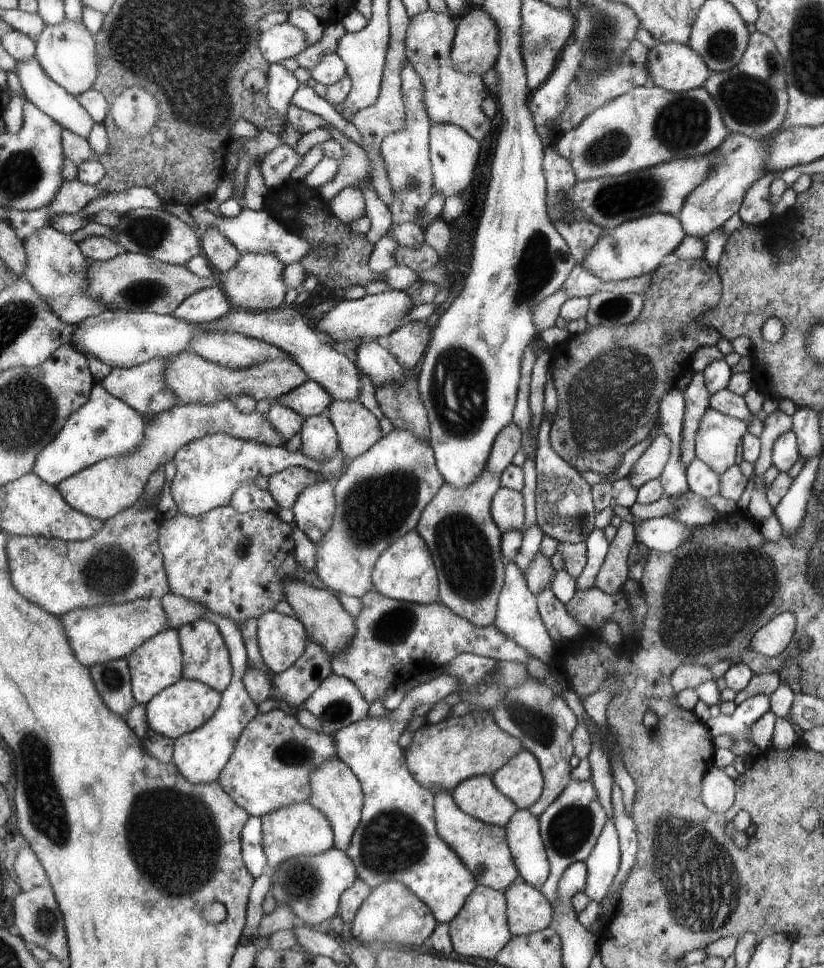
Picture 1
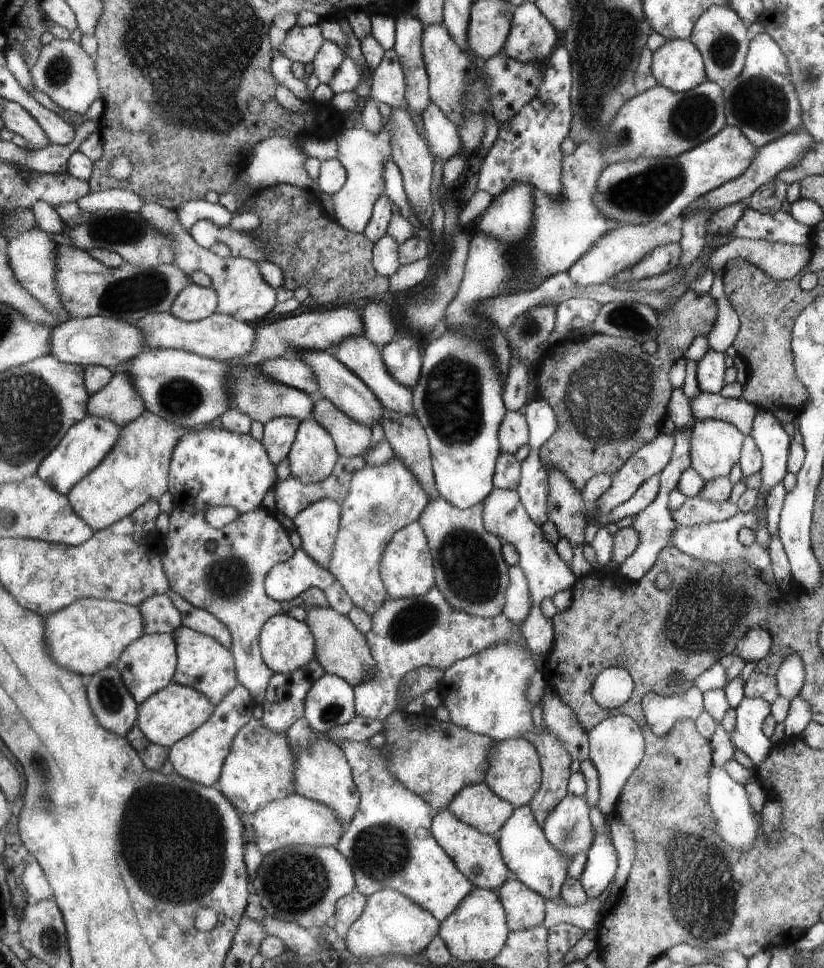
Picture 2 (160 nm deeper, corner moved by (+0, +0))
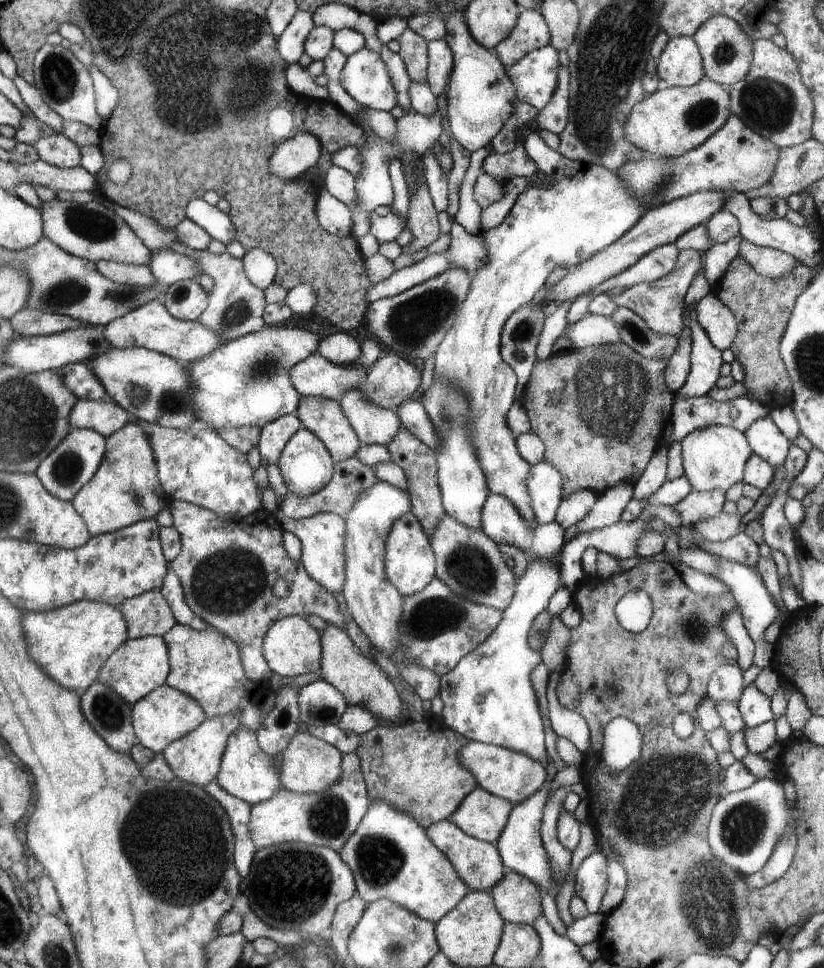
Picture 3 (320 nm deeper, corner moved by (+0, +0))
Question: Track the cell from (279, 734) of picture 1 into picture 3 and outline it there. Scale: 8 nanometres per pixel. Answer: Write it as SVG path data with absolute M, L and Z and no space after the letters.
M243 726L237 727L233 734L228 736L217 780L225 792L251 806L267 800L275 791L280 790L280 778L273 767L272 757L261 750L256 732Z

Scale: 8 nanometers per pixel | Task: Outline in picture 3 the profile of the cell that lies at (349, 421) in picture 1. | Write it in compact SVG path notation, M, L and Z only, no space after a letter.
M304 396L295 414L303 428L309 429L323 442L334 462L354 456L360 448L360 439L337 401Z

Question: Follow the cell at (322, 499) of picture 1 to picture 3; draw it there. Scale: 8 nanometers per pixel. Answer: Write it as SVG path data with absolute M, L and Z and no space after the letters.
M281 511L273 514L282 530L293 533L300 540L300 563L305 572L328 593L340 593L345 582L344 519L335 513L317 513L294 519Z

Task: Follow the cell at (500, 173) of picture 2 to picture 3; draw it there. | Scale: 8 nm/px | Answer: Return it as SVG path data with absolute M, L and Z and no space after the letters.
M566 50L557 52L557 60L559 61L559 82L553 91L552 98L545 106L537 111L534 120L538 124L538 129L546 130L558 135L564 130L568 122L568 56Z

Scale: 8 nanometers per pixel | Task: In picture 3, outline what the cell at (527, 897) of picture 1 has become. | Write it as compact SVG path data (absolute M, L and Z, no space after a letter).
M506 870L504 878L491 888L493 904L505 923L529 923L541 914L540 890L528 877Z

